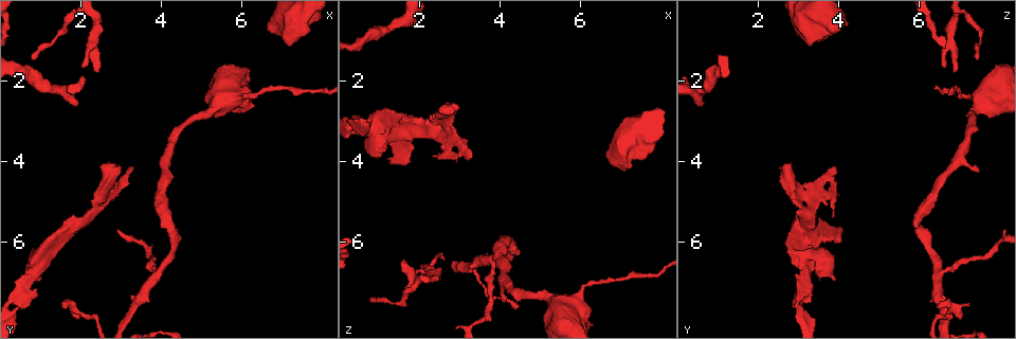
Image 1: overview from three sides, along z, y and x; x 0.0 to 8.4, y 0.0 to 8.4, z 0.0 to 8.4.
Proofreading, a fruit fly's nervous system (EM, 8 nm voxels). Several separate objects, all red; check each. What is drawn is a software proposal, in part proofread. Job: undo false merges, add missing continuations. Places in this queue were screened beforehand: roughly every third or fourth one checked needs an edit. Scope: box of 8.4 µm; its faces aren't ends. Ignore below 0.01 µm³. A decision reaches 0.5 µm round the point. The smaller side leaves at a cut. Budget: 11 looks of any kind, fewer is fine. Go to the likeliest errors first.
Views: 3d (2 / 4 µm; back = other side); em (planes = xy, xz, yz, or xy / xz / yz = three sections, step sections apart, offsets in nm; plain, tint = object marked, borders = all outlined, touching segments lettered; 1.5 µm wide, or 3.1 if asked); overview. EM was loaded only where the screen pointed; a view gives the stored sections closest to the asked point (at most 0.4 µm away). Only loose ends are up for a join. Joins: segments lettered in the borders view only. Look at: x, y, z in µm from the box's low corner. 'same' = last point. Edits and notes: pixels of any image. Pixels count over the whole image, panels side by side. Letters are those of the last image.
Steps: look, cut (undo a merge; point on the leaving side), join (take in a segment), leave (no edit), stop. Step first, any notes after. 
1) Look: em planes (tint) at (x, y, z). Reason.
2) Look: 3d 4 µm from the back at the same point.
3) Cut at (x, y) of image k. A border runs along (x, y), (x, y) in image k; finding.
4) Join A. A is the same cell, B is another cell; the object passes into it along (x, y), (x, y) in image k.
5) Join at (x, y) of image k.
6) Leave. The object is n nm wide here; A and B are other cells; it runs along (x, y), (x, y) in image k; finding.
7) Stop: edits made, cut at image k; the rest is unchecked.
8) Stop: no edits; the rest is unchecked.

Look: em planes (borders) at (4.05, 6.50, 6.50). Arms part here.

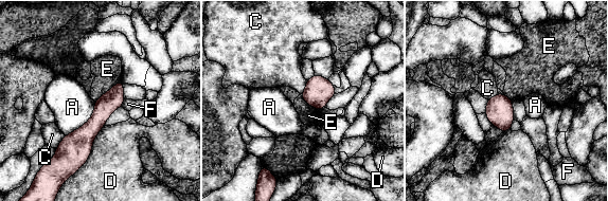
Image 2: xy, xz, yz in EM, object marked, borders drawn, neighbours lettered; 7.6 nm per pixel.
Leave. The object is 150 nm wide here; A, C, D, E and F are other cells; it runs along (121, 85), (77, 145), (77, 161) in image 2; one neuron here.

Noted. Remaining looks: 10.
Look: em planes (borders) at (2.35, 1.05, 6.75). Branch point.

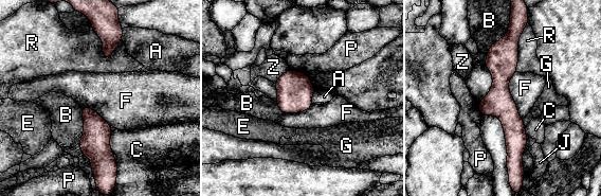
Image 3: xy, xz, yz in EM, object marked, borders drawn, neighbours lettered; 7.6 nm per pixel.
Leave. A, B, C, E, F, G, J, P, R and Z are other cells; it runs along (508, 37), (512, 161) in image 3; all the same neuron.

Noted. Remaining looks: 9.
Look: em xz step 8 (borders) at (0.80, 1.45, 7.40). Branch stops here.

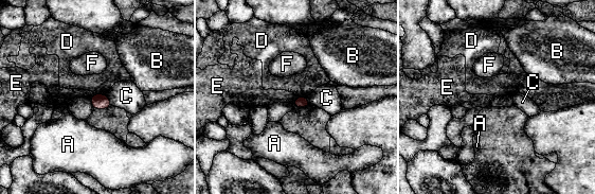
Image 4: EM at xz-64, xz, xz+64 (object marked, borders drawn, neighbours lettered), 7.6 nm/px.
Leave. A, B, C, D, E and F are other cells; a border runs along (299, 96), (292, 103) in image 4; no lettered segment goes on from it.

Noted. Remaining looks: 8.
Look: em xz step 8 (borders) at (1.10, 6.25, 3.25). A fork.

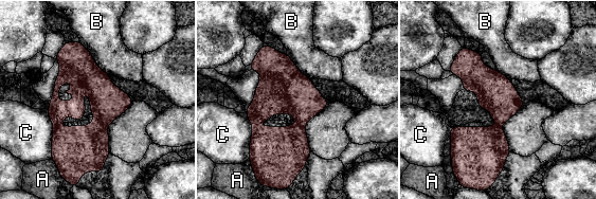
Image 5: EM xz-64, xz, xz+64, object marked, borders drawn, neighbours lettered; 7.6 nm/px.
Leave. A, B and C are other cells; a border runs along (46, 109), (53, 125), (52, 158) in image 5; continuous, no second neuron.

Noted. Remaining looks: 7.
Stop: no edits; the rest is unchecked.

